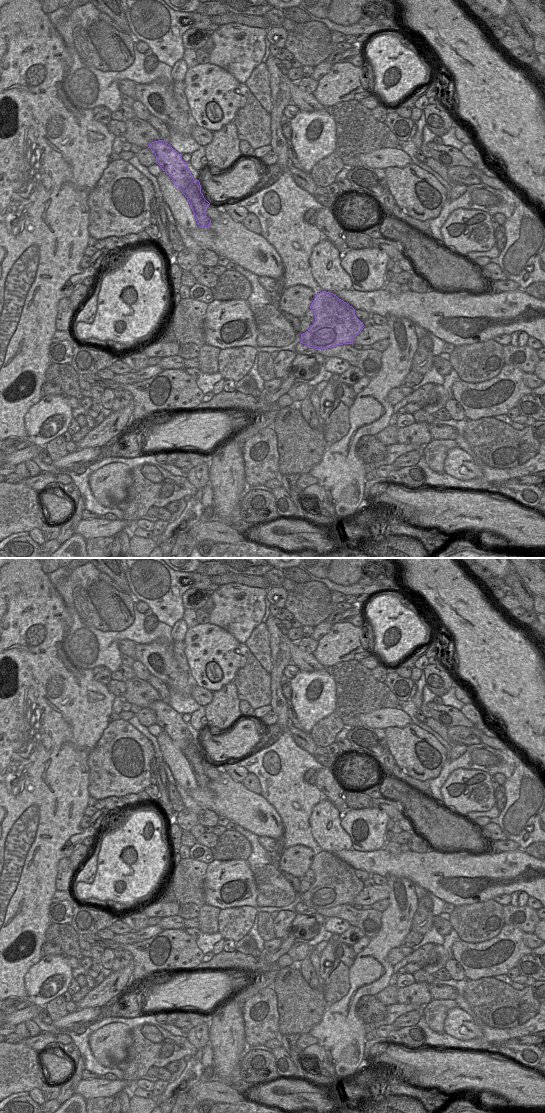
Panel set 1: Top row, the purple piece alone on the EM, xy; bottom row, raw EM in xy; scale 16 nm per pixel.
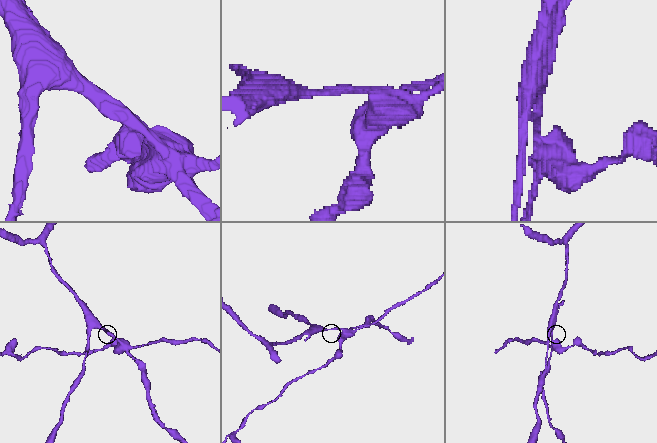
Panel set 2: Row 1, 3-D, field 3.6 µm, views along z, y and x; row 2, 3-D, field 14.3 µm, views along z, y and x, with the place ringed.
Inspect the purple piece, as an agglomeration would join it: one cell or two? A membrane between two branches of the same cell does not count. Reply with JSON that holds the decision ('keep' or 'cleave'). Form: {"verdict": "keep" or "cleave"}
{"verdict": "cleave"}

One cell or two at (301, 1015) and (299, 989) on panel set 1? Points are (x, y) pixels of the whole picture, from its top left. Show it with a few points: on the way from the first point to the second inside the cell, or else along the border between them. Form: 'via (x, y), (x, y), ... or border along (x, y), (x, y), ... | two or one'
via (300, 1009), (299, 995) | one

